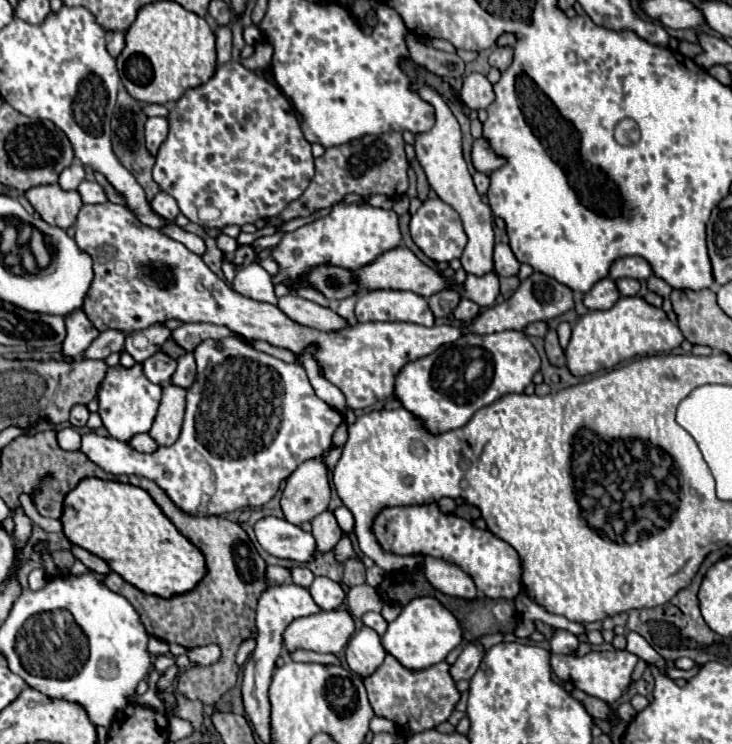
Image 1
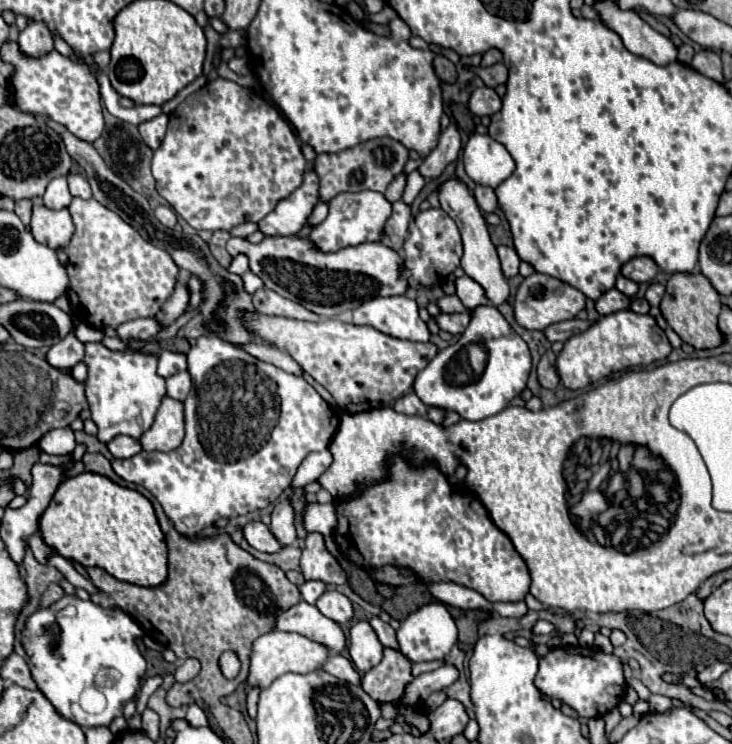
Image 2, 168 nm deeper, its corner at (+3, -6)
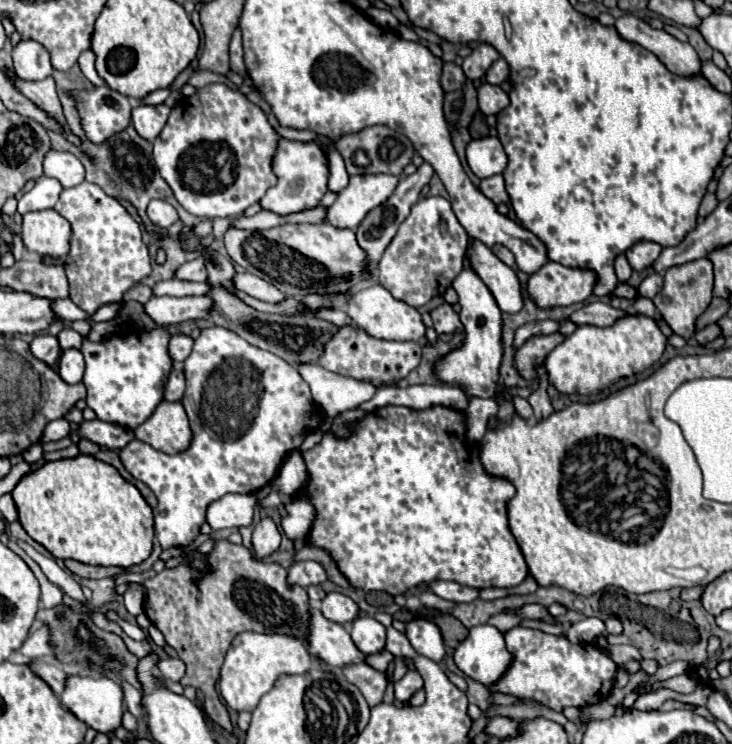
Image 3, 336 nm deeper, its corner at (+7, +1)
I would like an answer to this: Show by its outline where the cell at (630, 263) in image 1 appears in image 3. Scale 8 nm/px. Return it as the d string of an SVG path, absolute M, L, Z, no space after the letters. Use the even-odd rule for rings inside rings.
M640 242L640 244L634 244L632 248L628 248L626 252L626 258L628 258L628 264L636 270L636 272L642 272L646 270L648 266L654 264L654 260L660 256L660 246L658 244L652 244L652 242Z

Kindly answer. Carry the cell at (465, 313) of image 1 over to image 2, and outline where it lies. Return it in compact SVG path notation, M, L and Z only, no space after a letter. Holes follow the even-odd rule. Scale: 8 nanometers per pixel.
M432 307L430 315L442 331L448 331L452 335L462 335L470 323L468 311L464 311L464 313L442 313L438 307Z

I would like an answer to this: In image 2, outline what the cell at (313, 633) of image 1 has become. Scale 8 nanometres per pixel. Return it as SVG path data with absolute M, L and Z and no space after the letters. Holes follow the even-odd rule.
M272 631L266 633L262 637L258 637L252 643L252 653L250 653L250 669L248 669L248 677L246 677L246 685L248 689L258 687L258 689L266 689L276 677L292 671L292 673L312 673L316 669L320 669L324 665L324 661L328 659L328 649L298 635L298 633L284 633L284 631Z

